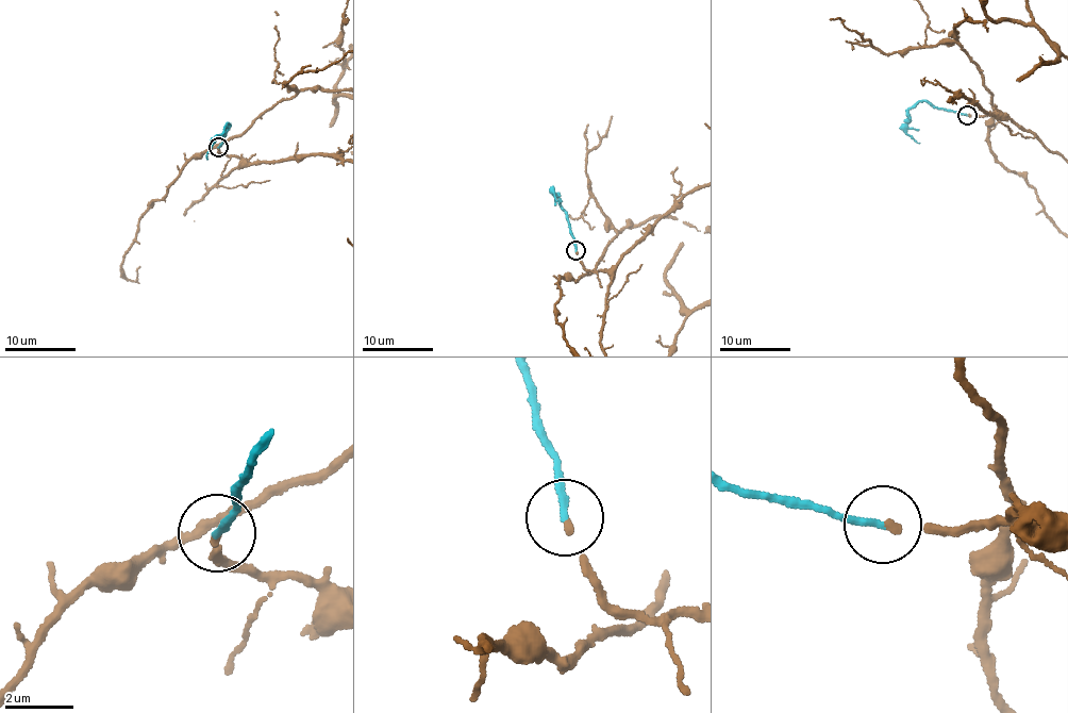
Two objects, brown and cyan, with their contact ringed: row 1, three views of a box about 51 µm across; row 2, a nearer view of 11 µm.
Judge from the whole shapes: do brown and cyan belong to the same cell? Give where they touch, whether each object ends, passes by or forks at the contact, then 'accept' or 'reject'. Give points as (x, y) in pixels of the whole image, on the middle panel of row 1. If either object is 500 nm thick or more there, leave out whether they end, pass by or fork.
place (576, 250); brown ends; cyan ends; accept

